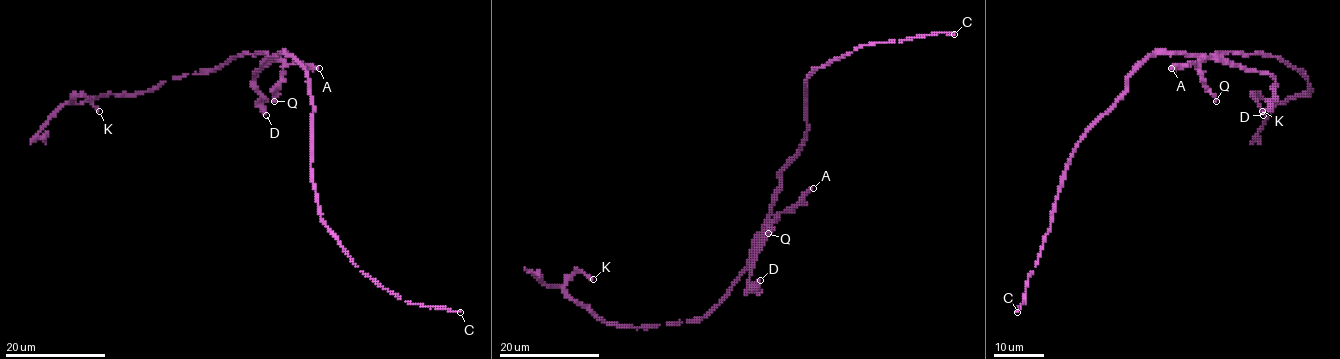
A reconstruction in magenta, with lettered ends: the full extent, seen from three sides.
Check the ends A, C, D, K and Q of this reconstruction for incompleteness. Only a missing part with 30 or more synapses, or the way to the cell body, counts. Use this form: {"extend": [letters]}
{"extend": ["D", "K"]}

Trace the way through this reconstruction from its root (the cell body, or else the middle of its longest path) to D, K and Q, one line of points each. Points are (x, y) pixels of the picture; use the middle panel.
D: (780, 172), (779, 193), (756, 249), (749, 292), (760, 280)
K: (780, 172), (771, 215), (748, 268), (705, 315), (650, 327), (608, 324), (566, 293), (576, 272), (593, 279)
Q: (780, 172), (779, 193), (768, 223), (778, 215), (768, 233)

